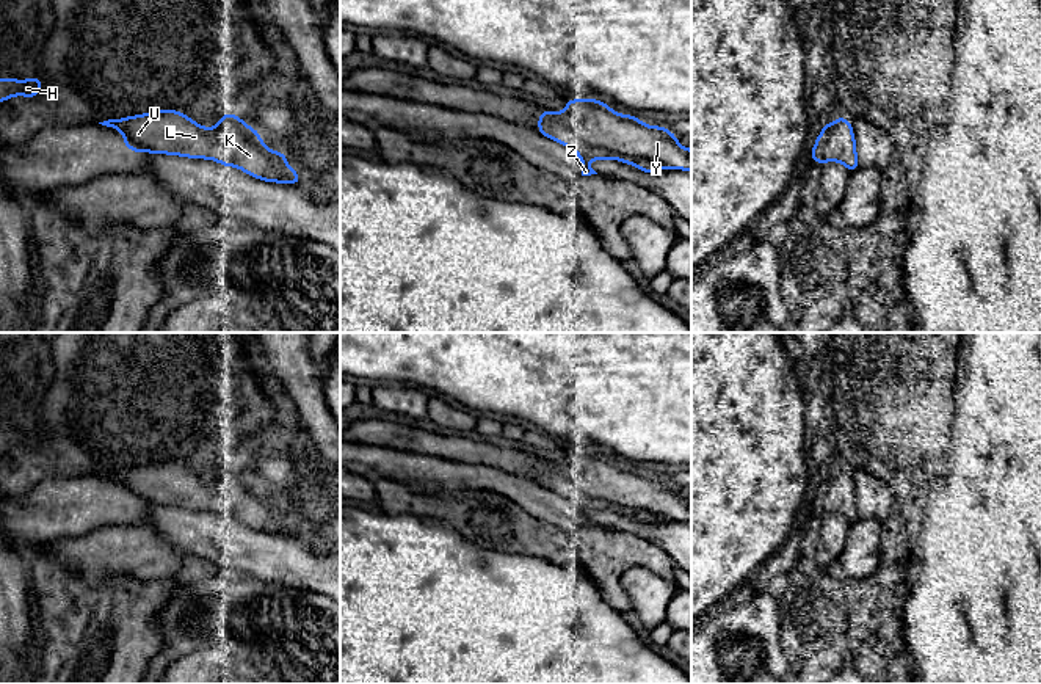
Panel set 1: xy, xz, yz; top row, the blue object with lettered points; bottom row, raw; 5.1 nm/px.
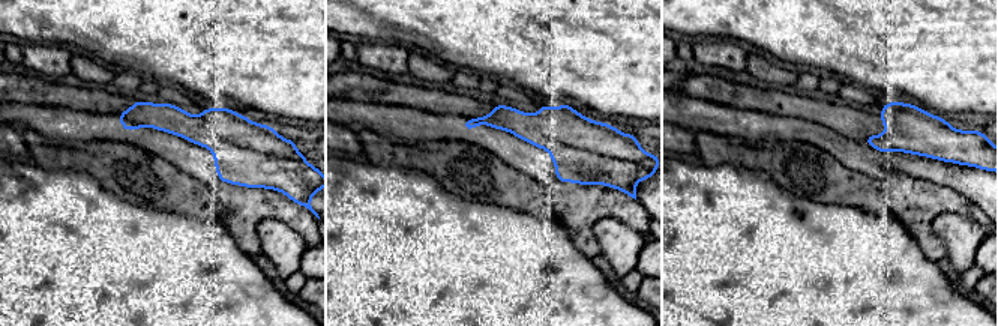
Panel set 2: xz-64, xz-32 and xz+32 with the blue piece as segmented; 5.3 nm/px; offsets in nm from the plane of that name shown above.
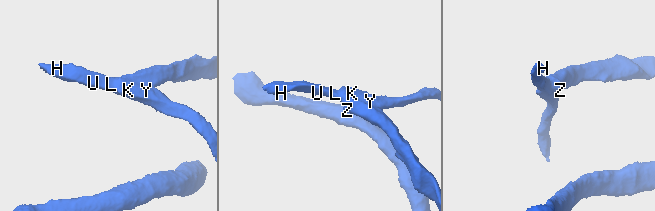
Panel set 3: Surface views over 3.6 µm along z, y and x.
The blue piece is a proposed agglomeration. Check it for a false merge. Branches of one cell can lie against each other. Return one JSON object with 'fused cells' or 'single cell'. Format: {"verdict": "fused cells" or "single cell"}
{"verdict": "single cell"}

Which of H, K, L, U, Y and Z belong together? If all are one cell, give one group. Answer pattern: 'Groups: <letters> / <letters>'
Groups: H K L U Y Z

